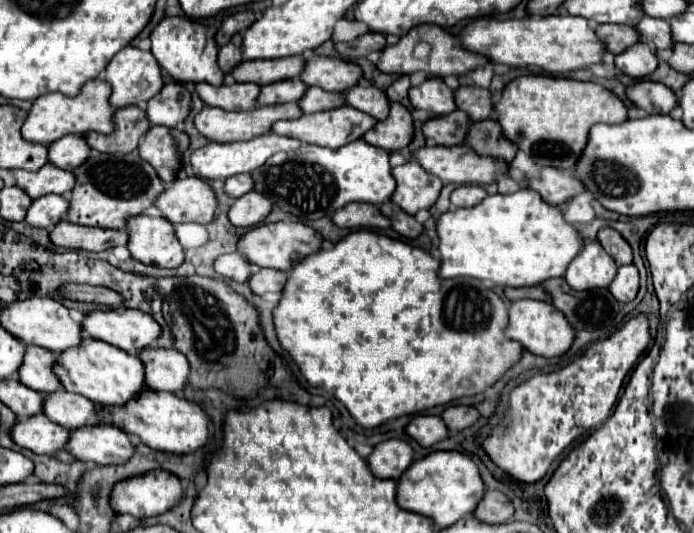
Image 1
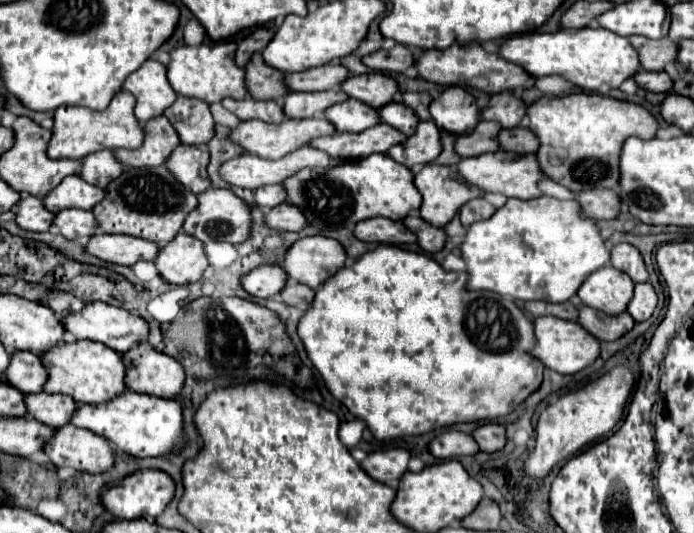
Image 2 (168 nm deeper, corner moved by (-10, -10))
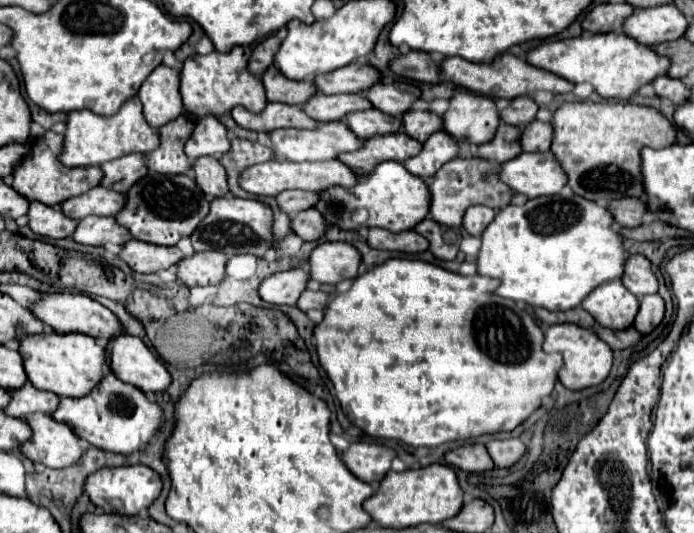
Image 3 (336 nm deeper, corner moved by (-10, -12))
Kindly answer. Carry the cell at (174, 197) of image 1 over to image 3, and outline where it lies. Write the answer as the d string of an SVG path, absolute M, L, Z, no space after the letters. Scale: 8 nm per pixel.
M222 196L214 198L210 202L210 214L202 220L202 224L196 228L196 232L190 236L194 252L206 252L206 250L218 250L228 256L232 254L254 254L256 258L262 258L268 248L274 244L272 234L272 208L266 206L260 200L242 200L236 196Z

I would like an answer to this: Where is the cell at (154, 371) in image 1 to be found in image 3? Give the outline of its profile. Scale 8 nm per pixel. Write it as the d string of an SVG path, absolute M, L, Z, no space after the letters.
M122 332L122 336L108 340L106 352L112 372L142 392L164 392L170 386L168 370L140 338Z

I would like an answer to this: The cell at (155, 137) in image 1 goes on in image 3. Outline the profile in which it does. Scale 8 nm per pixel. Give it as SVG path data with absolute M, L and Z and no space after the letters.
M214 156L198 158L192 168L196 172L196 182L204 194L214 198L228 194L228 176L222 164L218 162L218 158Z

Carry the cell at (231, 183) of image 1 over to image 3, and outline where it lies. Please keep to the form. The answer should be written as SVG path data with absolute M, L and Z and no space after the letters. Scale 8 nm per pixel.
M286 190L276 196L280 208L288 214L310 210L314 204L318 204L318 192L306 192L306 190Z

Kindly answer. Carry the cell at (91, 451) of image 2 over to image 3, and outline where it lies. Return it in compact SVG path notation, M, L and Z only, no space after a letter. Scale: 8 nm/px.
M42 414L24 416L24 418L26 418L26 424L30 424L30 428L32 428L32 438L26 440L26 444L22 444L20 452L34 464L44 464L46 468L66 468L82 456L82 452L84 452L82 444L78 440L78 436L66 424L60 424L52 416L42 416Z

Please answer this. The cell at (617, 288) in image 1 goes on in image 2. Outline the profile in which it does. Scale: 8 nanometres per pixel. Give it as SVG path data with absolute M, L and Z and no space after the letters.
M642 282L642 284L636 284L634 286L634 296L628 304L628 312L632 314L632 318L636 322L642 322L642 320L648 320L656 308L656 302L658 302L658 296L652 288L650 282Z

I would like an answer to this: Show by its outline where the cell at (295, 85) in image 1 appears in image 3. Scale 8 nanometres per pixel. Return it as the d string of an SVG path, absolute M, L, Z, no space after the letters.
M316 94L302 106L302 110L318 122L344 120L344 116L348 116L350 112L366 108L372 108L372 104L362 94L334 94L334 96Z

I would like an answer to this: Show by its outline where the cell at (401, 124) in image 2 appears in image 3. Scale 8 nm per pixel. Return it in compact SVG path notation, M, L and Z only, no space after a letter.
M410 110L404 114L404 128L408 136L412 136L418 142L426 142L434 132L442 130L442 116L432 112L418 112Z

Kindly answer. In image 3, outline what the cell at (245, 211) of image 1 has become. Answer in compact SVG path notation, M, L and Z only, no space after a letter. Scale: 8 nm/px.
M310 208L292 216L292 228L302 240L322 240L326 232L326 220L322 220L316 208Z

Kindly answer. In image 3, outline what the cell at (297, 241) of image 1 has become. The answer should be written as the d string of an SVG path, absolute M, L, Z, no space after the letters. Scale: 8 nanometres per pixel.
M324 242L310 256L310 276L320 284L338 284L358 276L362 256L346 242Z

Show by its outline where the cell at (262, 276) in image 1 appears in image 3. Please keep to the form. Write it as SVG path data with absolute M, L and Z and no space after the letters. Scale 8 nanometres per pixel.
M306 290L306 292L300 296L300 300L298 300L296 306L298 306L302 312L308 312L310 308L324 310L324 308L328 306L328 302L330 302L330 294L326 294L326 292L312 292L312 290Z

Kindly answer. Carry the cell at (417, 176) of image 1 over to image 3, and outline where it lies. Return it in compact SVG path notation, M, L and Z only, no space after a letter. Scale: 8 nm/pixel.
M454 158L448 164L444 164L432 180L434 182L430 186L432 190L430 214L436 222L452 228L462 226L462 218L468 206L484 204L498 210L508 206L514 196L514 190L502 184L502 180L498 180L498 164L490 164L488 160L482 160L482 158Z

